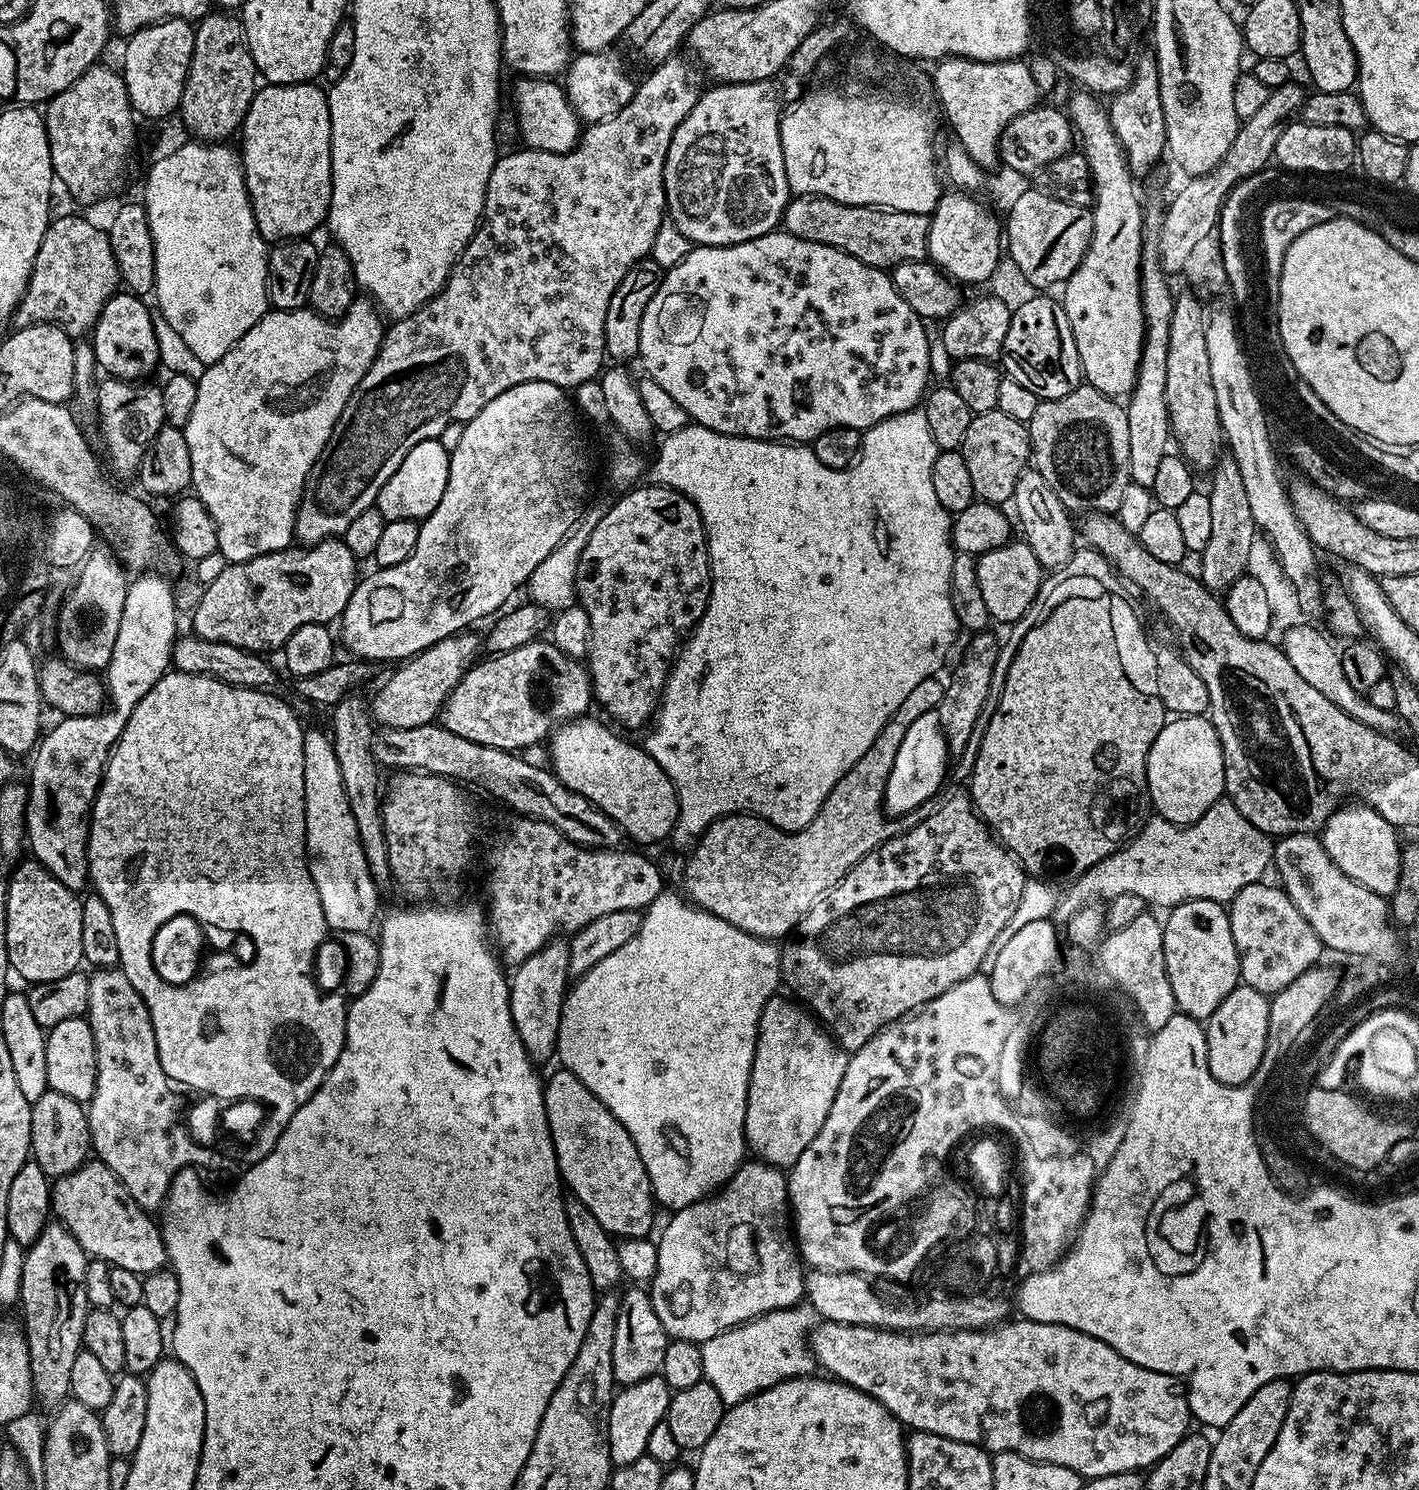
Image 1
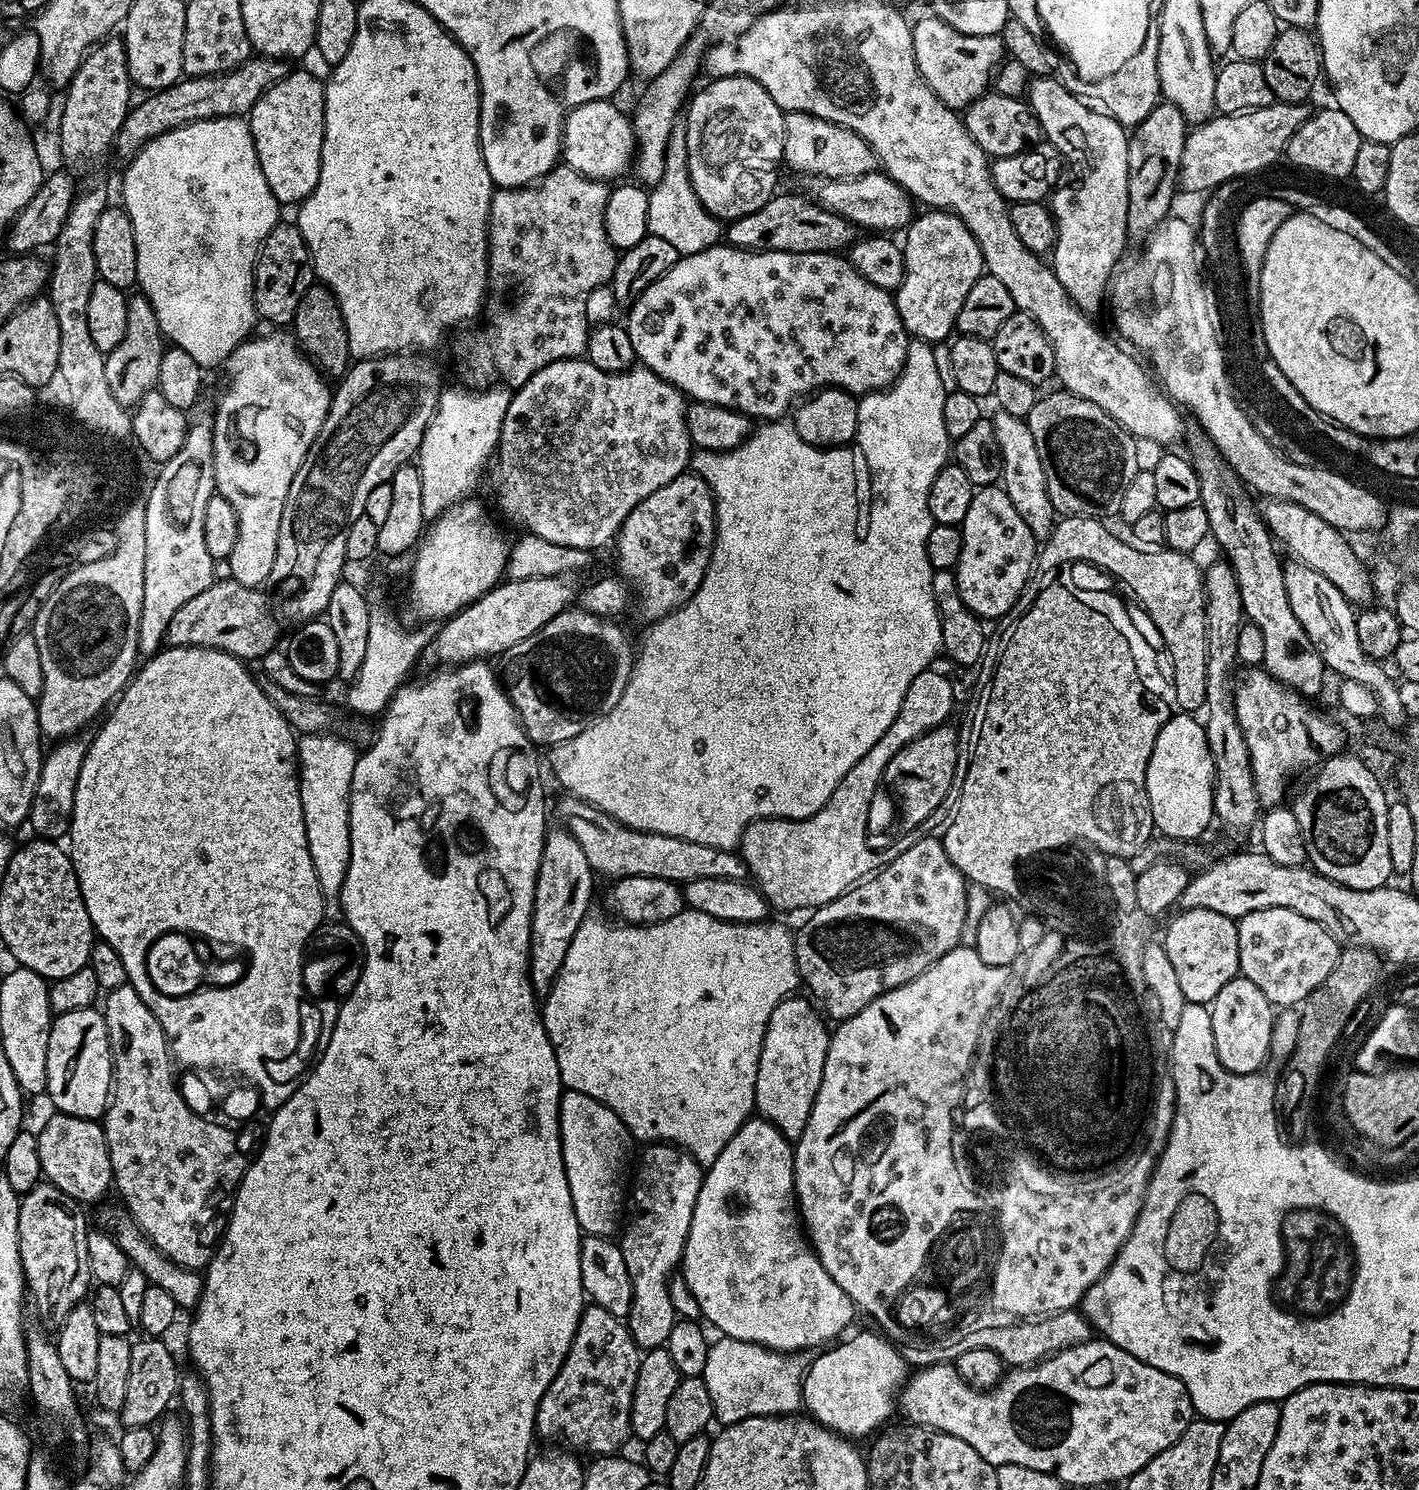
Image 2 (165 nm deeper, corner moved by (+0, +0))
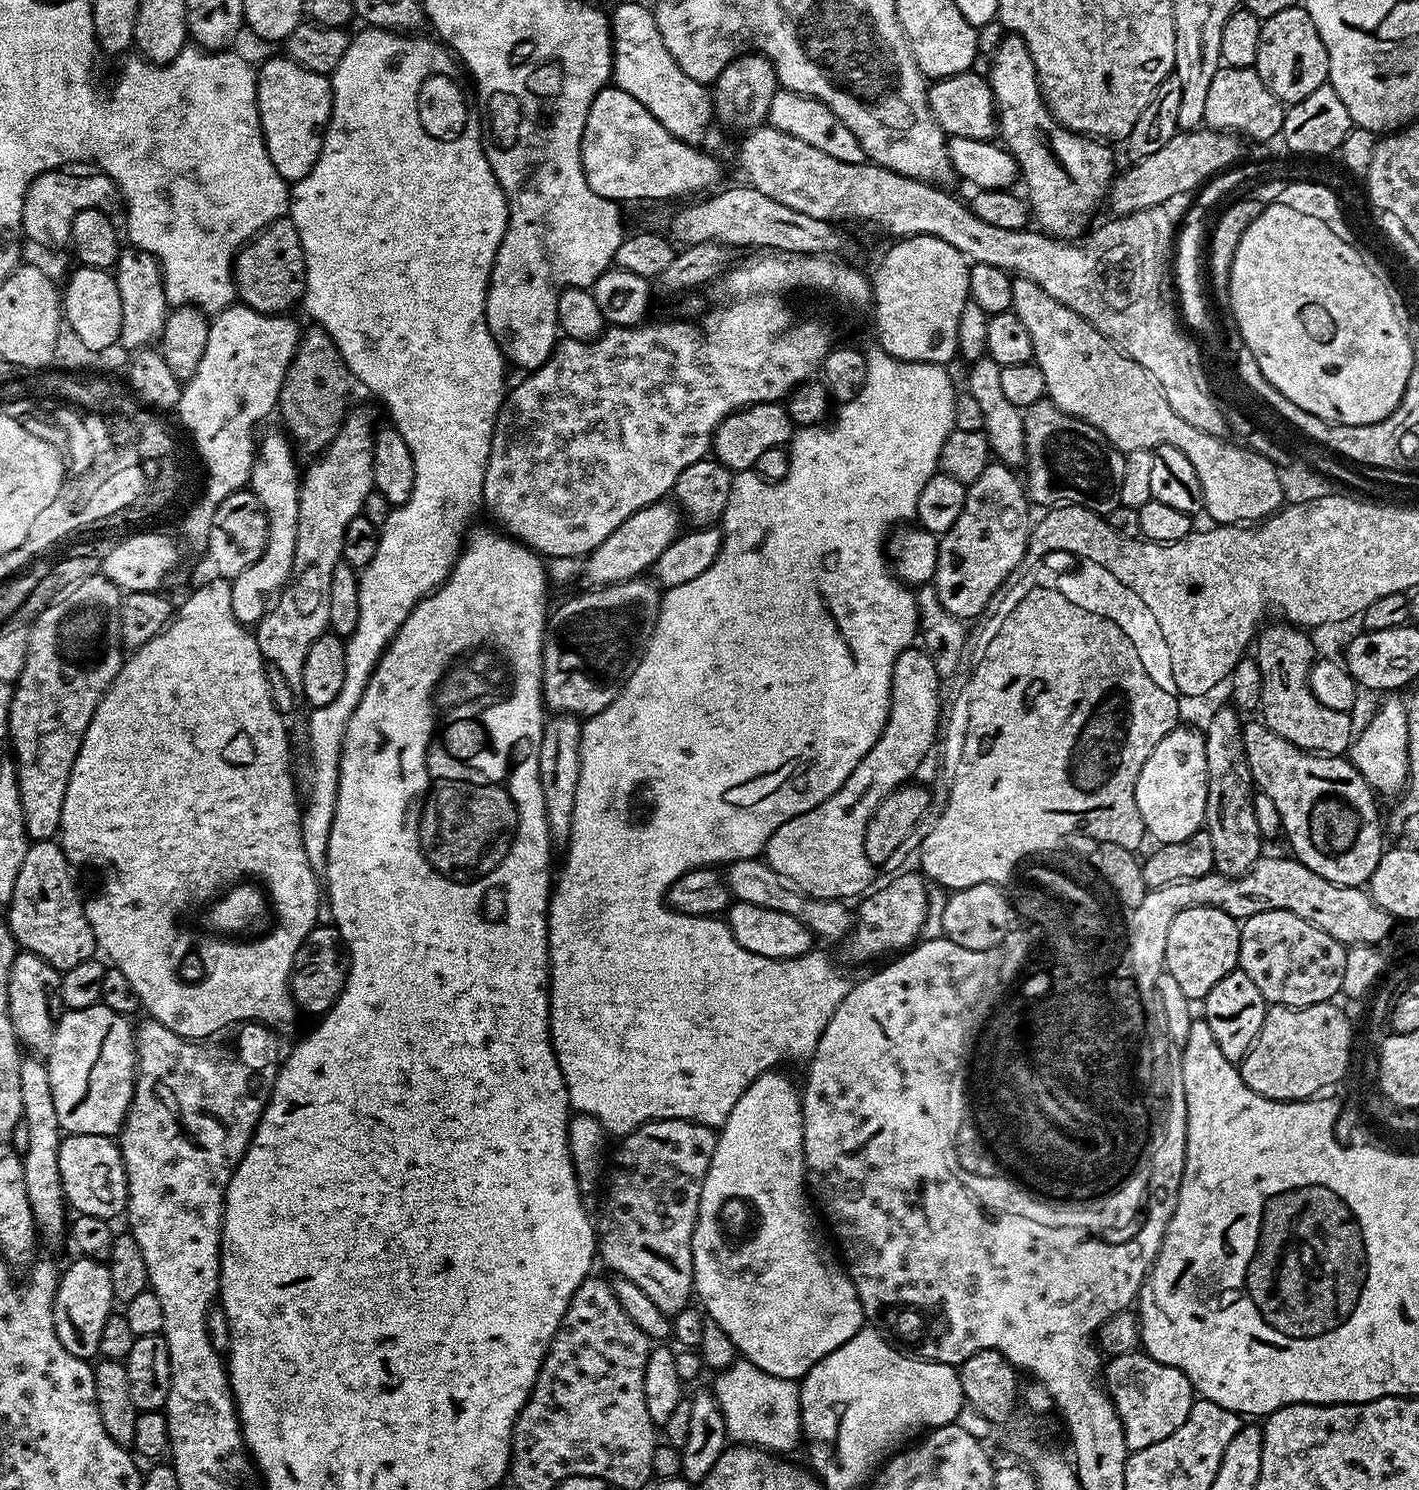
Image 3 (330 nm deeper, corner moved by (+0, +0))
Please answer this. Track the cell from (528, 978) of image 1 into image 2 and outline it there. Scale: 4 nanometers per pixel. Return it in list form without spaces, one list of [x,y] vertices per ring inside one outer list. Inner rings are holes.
[[[555,826],[543,833],[540,845],[540,865],[534,886],[534,910],[532,911],[532,937],[528,951],[528,973],[532,988],[537,997],[548,995],[552,984],[558,978],[558,970],[562,970],[562,961],[566,958],[566,950],[570,950],[570,938],[578,934],[578,926],[590,915],[588,908],[592,904],[592,887],[595,886],[597,877],[594,875],[590,862],[586,862],[586,854],[582,846],[578,846],[578,838],[570,834],[567,828]]]

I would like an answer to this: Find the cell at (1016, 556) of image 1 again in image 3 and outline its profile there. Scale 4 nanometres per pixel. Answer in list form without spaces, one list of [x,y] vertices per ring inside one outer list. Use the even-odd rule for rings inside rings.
[[[989,462],[986,470],[978,474],[976,481],[967,485],[966,506],[962,506],[962,514],[958,514],[958,522],[954,522],[951,530],[939,537],[938,562],[934,577],[938,598],[942,598],[942,606],[946,606],[950,614],[965,622],[971,622],[972,619],[975,621],[982,616],[995,592],[1022,562],[1028,549],[1030,501],[1021,477],[1019,480],[1012,472],[1015,471],[1009,465]]]

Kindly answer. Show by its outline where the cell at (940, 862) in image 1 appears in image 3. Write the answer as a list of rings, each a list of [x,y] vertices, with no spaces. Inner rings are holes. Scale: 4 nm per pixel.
[[[919,871],[904,872],[881,886],[877,892],[869,891],[859,901],[858,919],[851,933],[839,945],[840,952],[852,964],[872,960],[883,952],[899,954],[915,945],[921,939],[920,931],[928,917],[928,887],[925,877]]]

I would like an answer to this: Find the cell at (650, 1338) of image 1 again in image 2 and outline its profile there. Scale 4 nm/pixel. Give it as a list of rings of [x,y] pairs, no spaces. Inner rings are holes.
[[[652,1142],[645,1148],[648,1149],[641,1154],[640,1165],[637,1168],[635,1165],[634,1179],[630,1184],[632,1221],[623,1225],[624,1237],[619,1237],[618,1240],[622,1258],[626,1258],[626,1270],[630,1270],[632,1279],[632,1305],[626,1323],[634,1342],[642,1350],[665,1347],[670,1338],[670,1330],[674,1330],[676,1325],[678,1315],[670,1300],[668,1282],[684,1259],[686,1238],[690,1234],[690,1218],[694,1218],[694,1206],[698,1202],[705,1173],[702,1165],[685,1148],[663,1142]]]

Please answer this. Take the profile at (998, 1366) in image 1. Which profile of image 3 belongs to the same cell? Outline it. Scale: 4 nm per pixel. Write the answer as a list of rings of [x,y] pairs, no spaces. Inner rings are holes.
[[[1140,1350],[1111,1357],[1103,1369],[1102,1380],[1122,1422],[1126,1446],[1132,1452],[1154,1446],[1154,1442],[1162,1442],[1162,1438],[1170,1438],[1170,1434],[1186,1422],[1192,1409],[1194,1389],[1186,1374]]]

